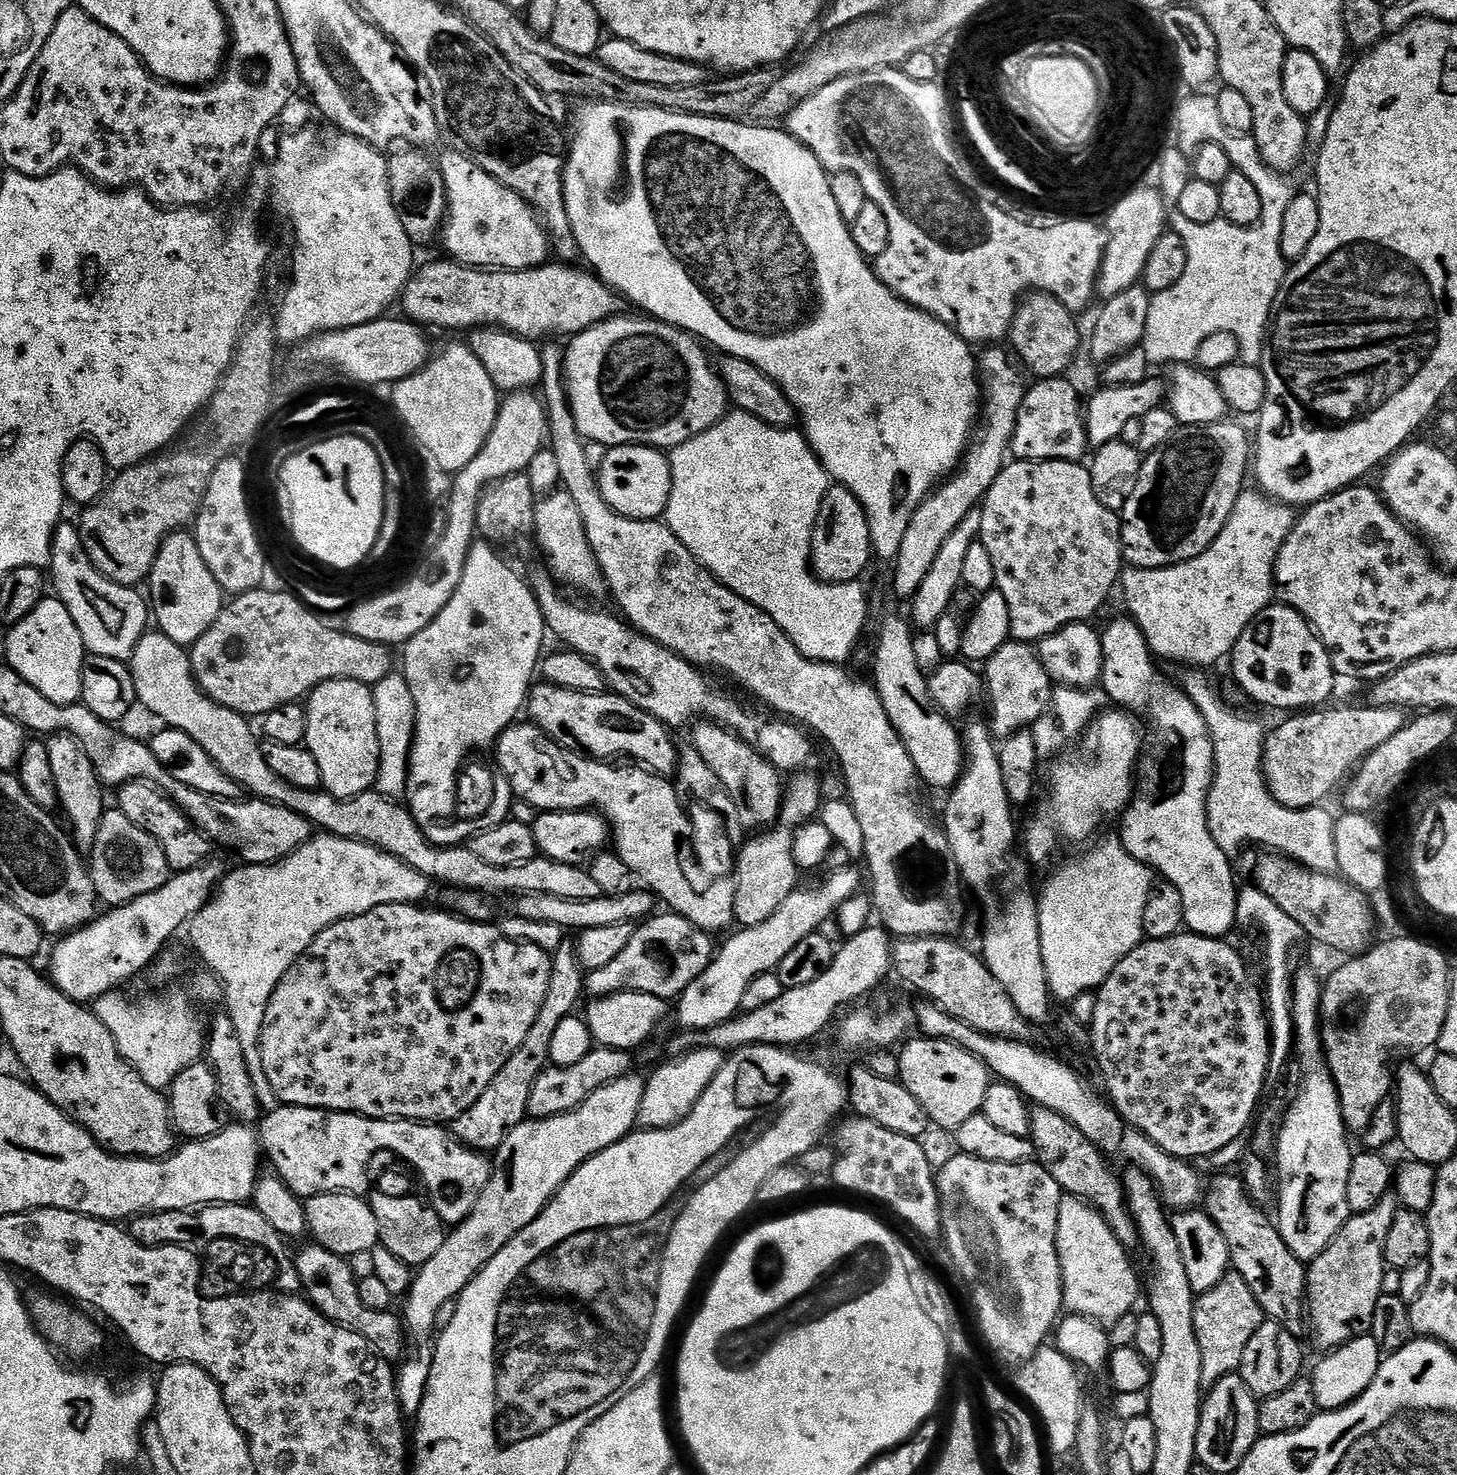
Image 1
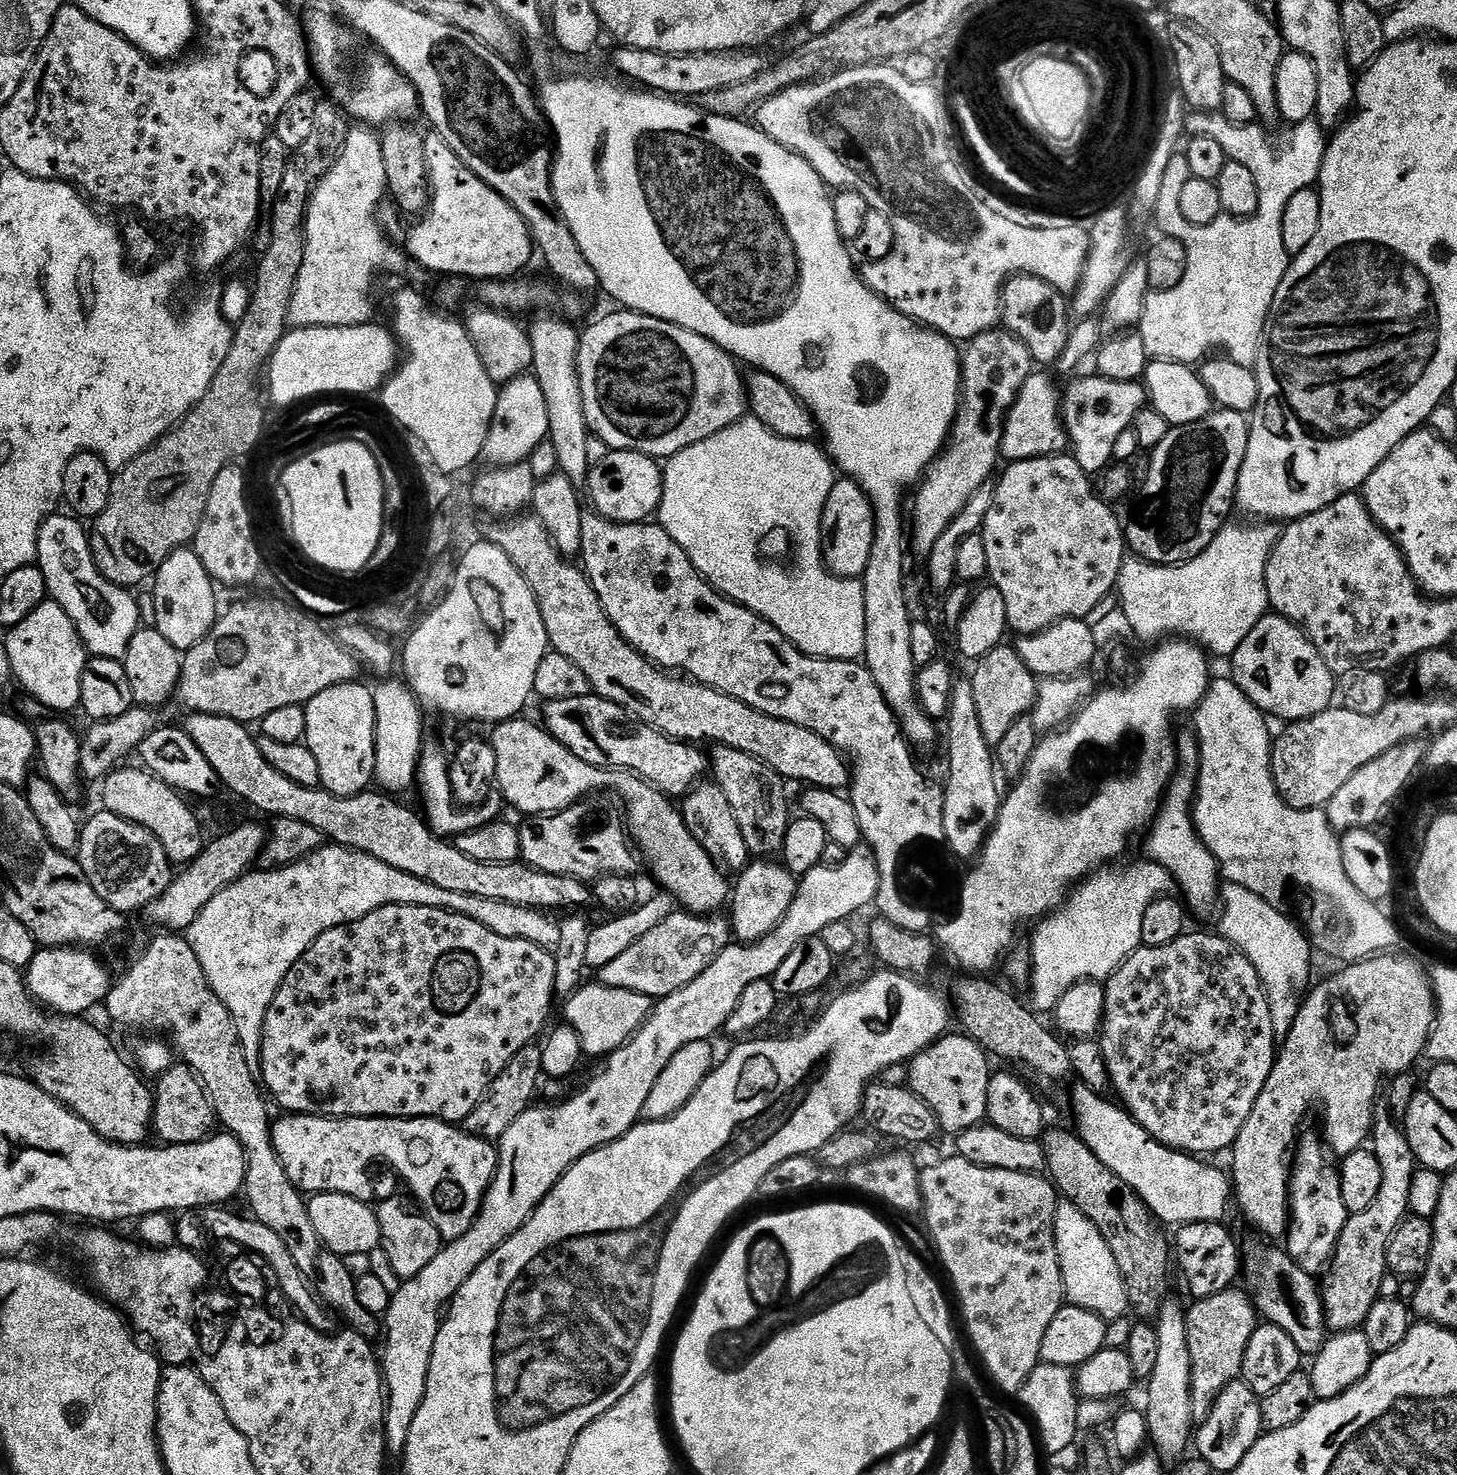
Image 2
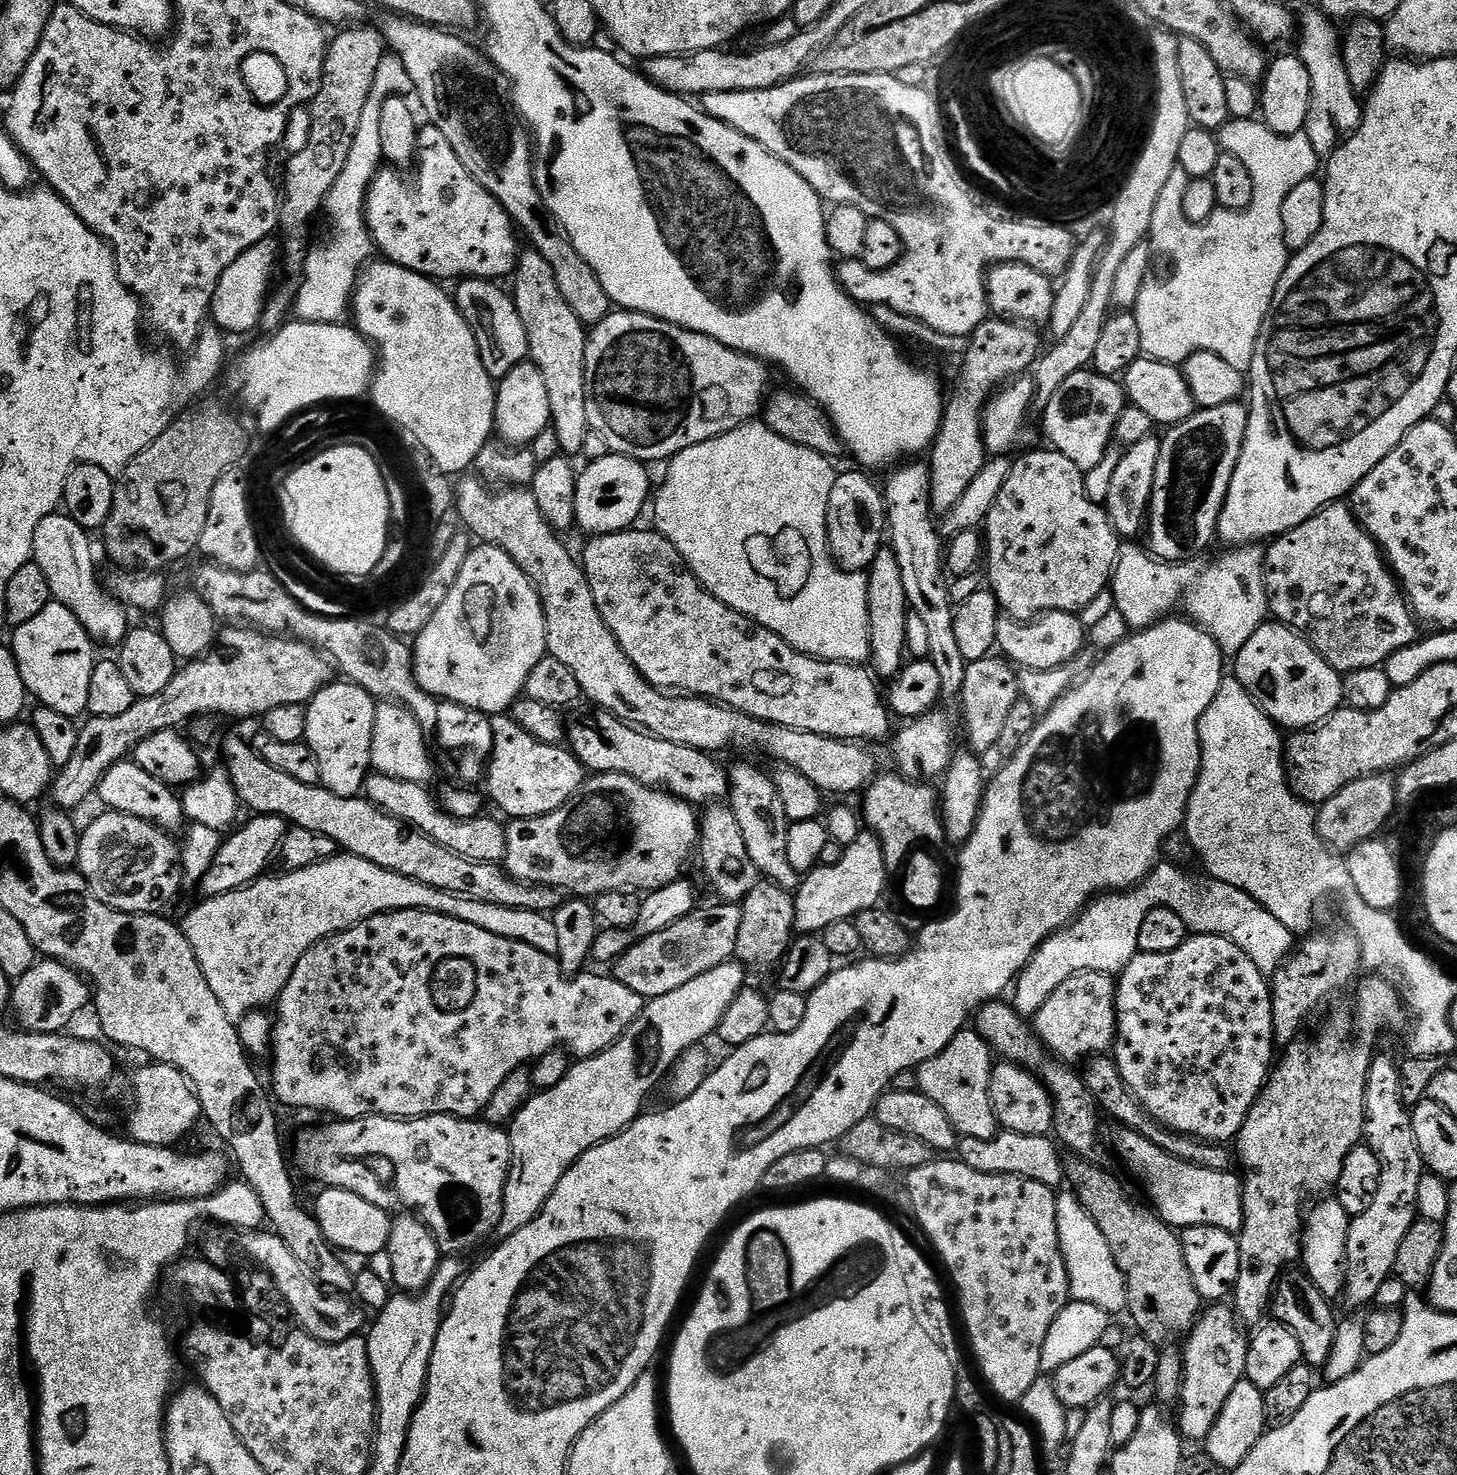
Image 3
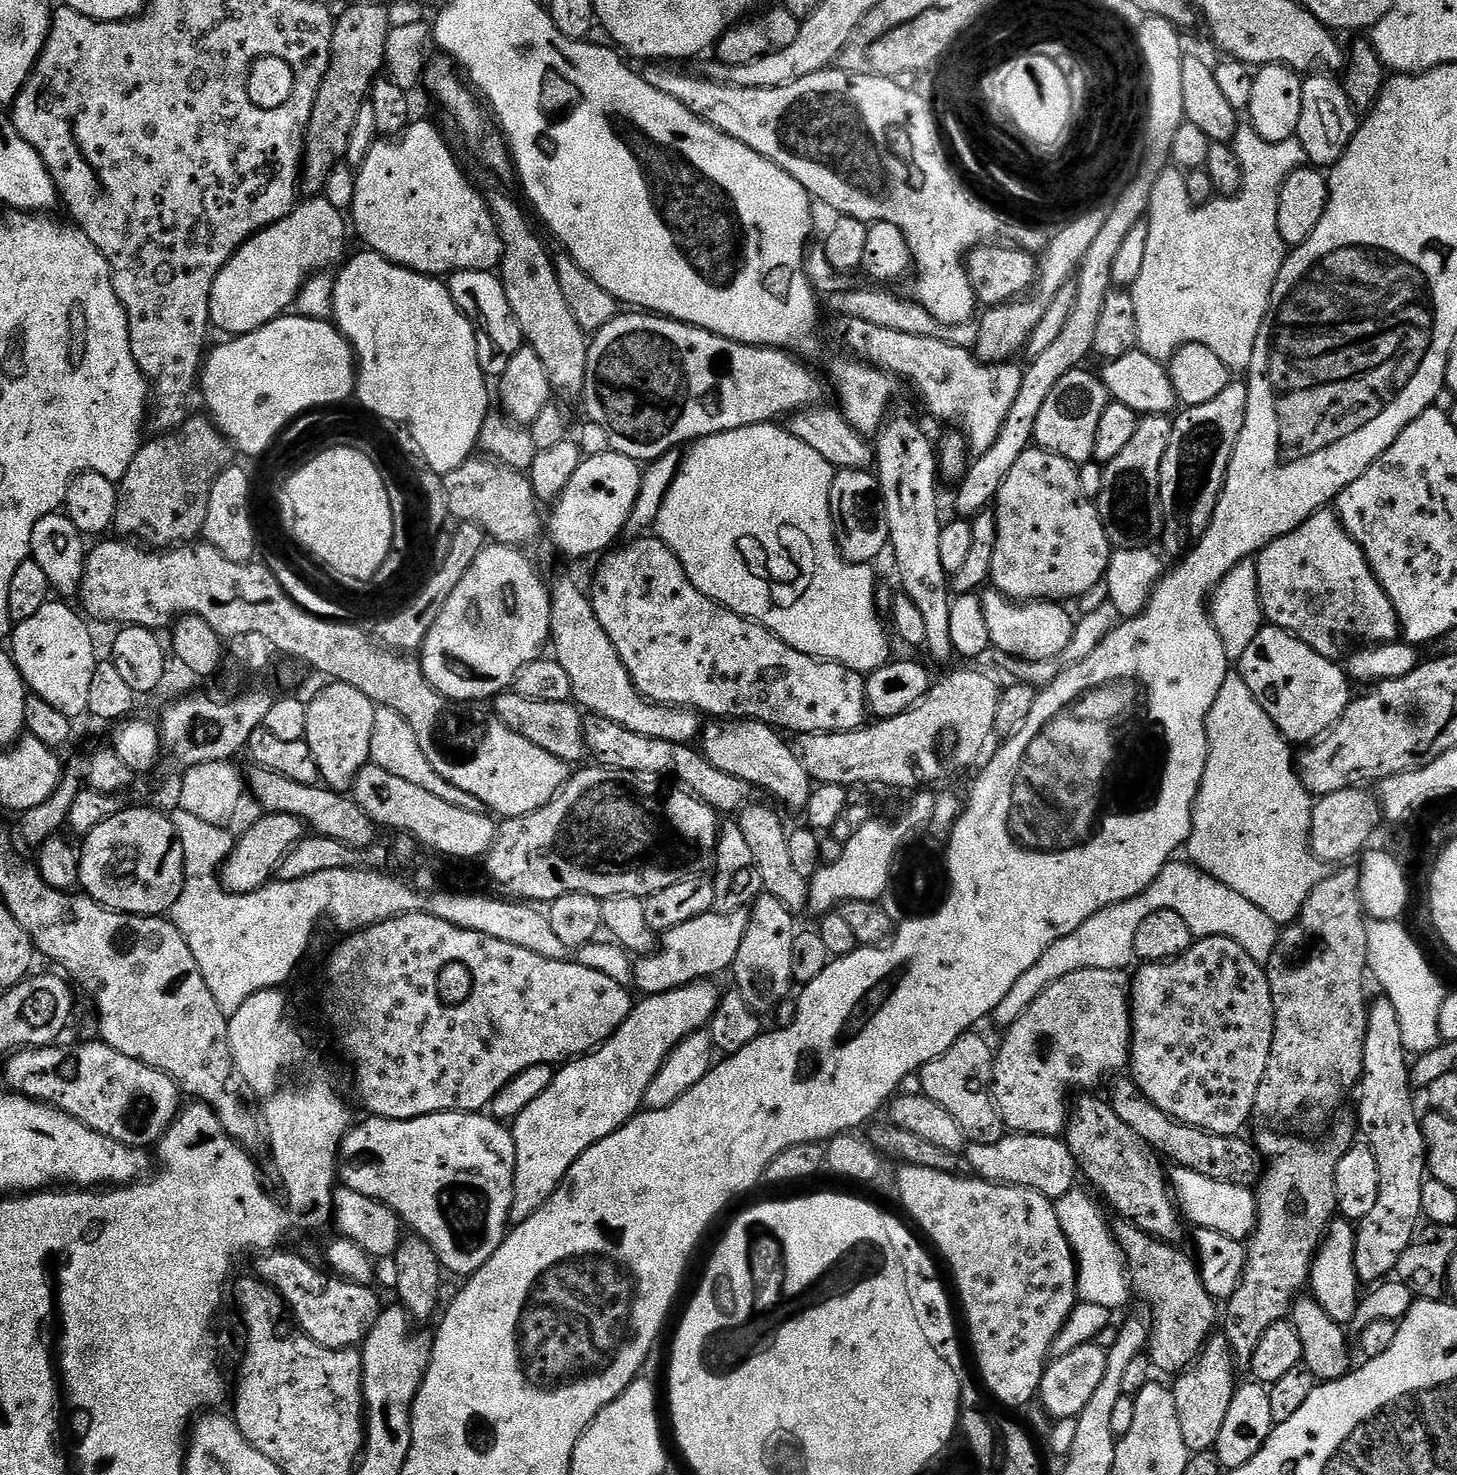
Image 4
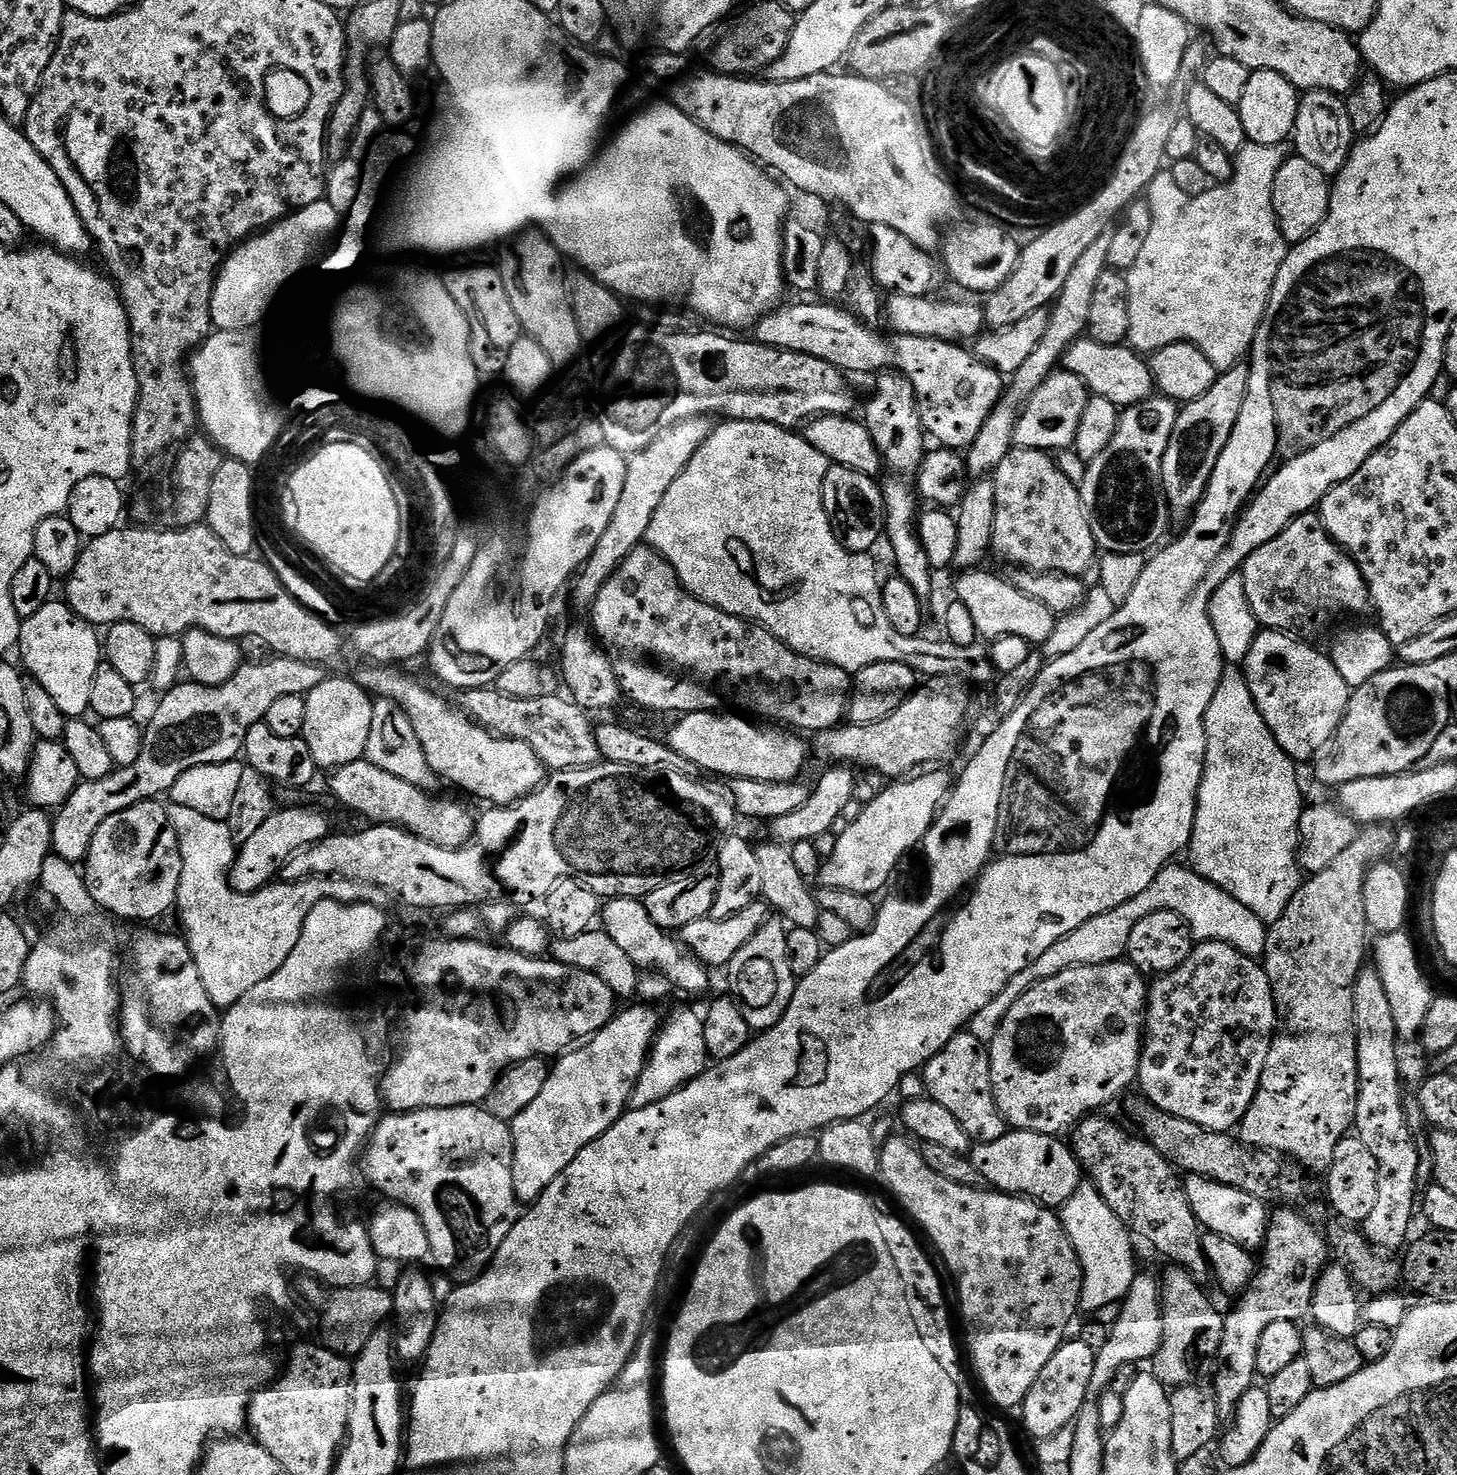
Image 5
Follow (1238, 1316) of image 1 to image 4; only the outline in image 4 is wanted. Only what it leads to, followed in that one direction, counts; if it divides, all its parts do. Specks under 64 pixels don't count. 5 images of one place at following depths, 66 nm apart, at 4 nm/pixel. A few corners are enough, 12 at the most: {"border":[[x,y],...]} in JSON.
{"border":[[1208,1337],[1175,1377],[1189,1453],[1215,1449],[1238,1387],[1230,1342]]}

